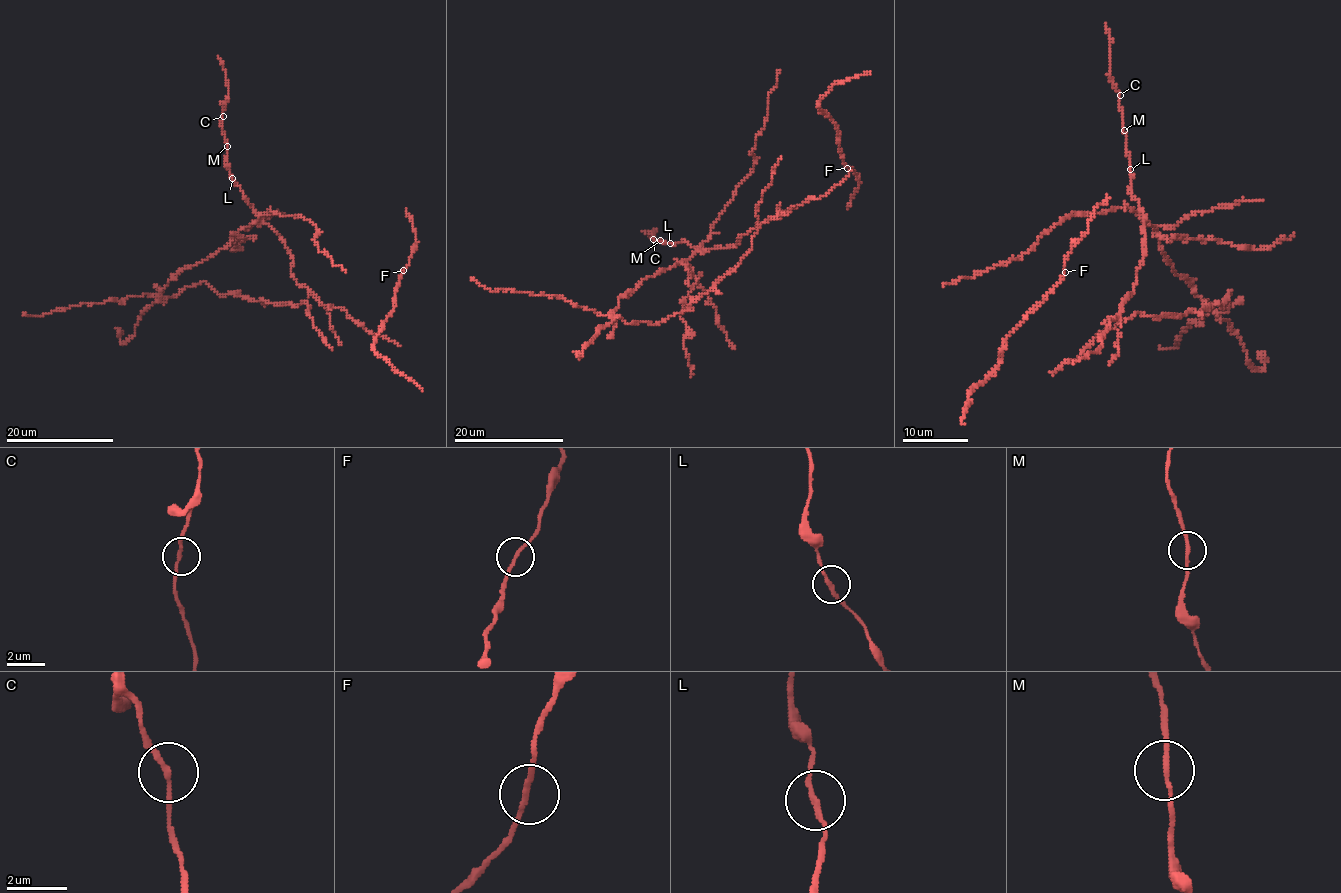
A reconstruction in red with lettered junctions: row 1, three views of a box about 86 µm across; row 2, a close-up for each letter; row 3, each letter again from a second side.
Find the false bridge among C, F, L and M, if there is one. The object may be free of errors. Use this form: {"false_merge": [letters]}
{"false_merge": ["L"]}

